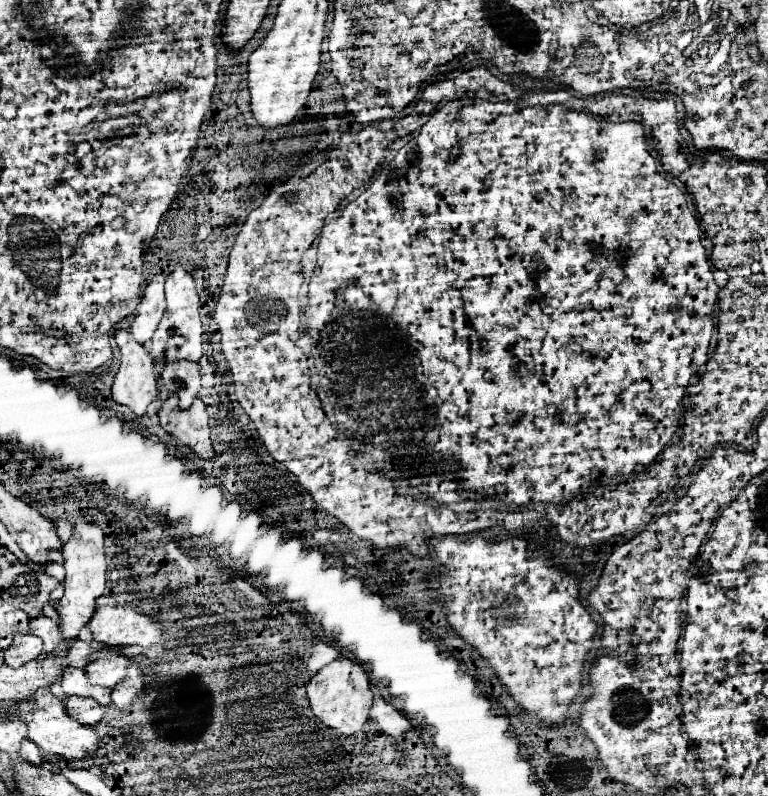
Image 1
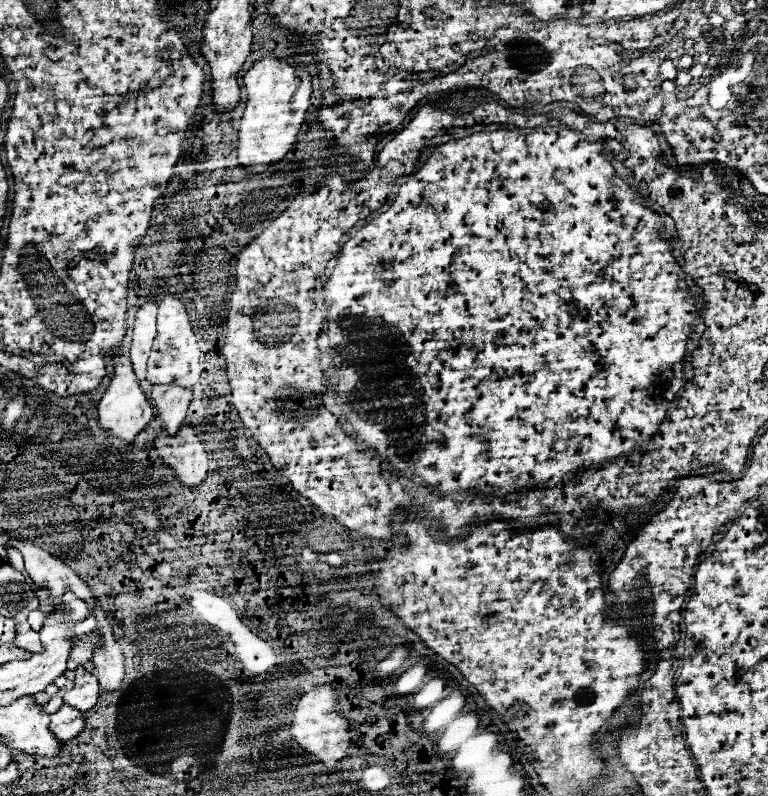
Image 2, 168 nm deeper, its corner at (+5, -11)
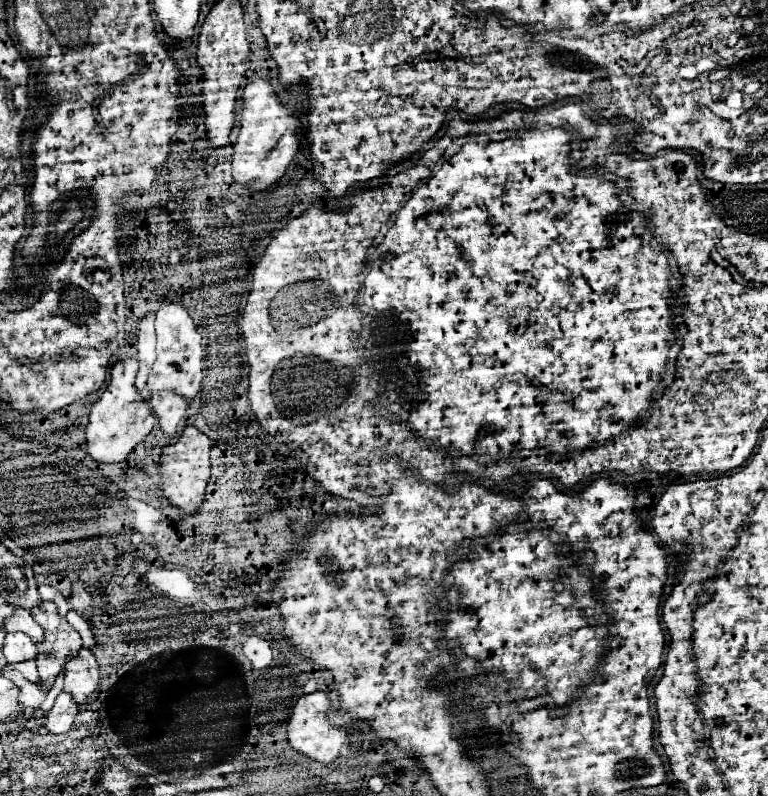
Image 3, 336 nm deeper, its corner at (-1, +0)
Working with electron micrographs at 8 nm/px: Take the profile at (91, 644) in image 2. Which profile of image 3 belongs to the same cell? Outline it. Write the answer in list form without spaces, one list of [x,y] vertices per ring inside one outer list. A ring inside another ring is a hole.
[[[39,603],[31,609],[31,615],[45,631],[43,641],[33,642],[37,648],[35,662],[40,684],[50,690],[66,661],[77,656],[82,648],[82,638],[65,617],[57,615],[55,605]]]

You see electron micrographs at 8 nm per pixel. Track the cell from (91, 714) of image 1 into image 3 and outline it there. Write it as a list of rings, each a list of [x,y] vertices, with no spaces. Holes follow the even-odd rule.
[[[59,693],[55,699],[55,705],[51,711],[47,711],[47,721],[45,727],[49,733],[53,735],[61,735],[67,733],[73,725],[73,719],[77,715],[77,705],[71,699],[69,693]]]

